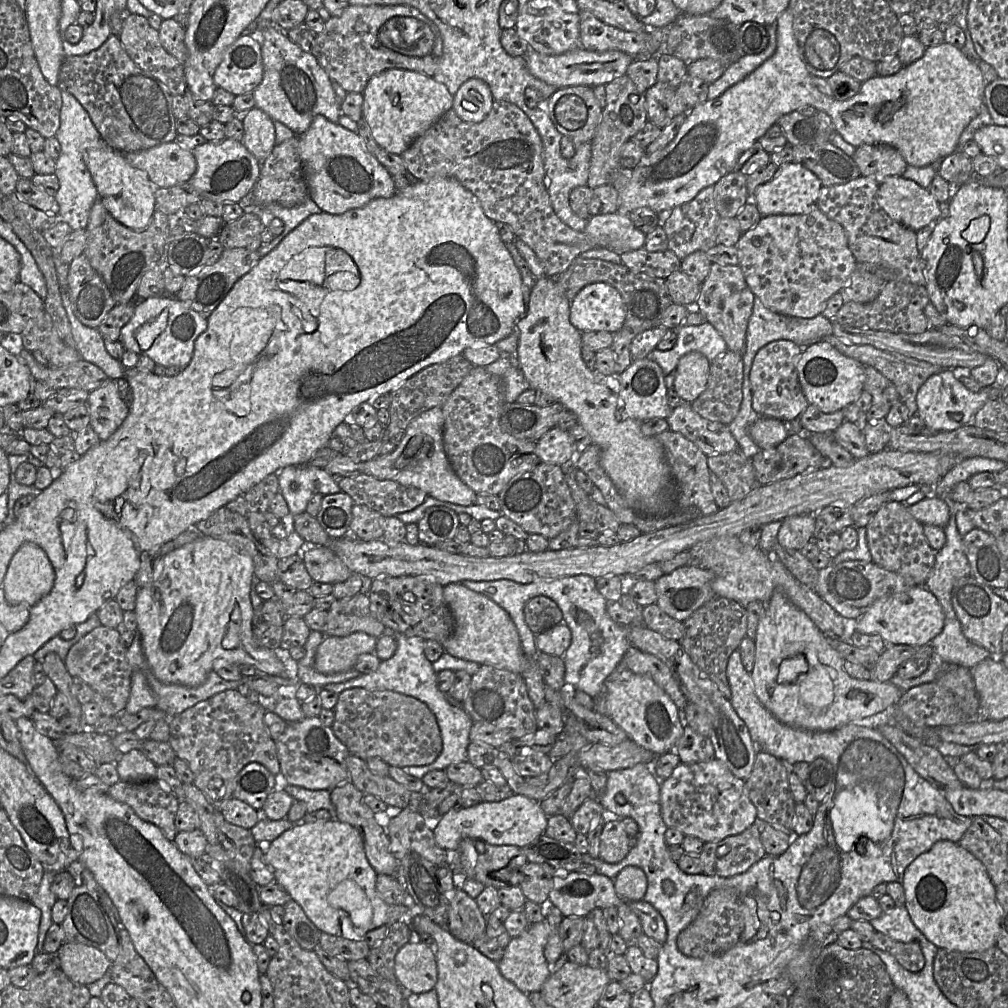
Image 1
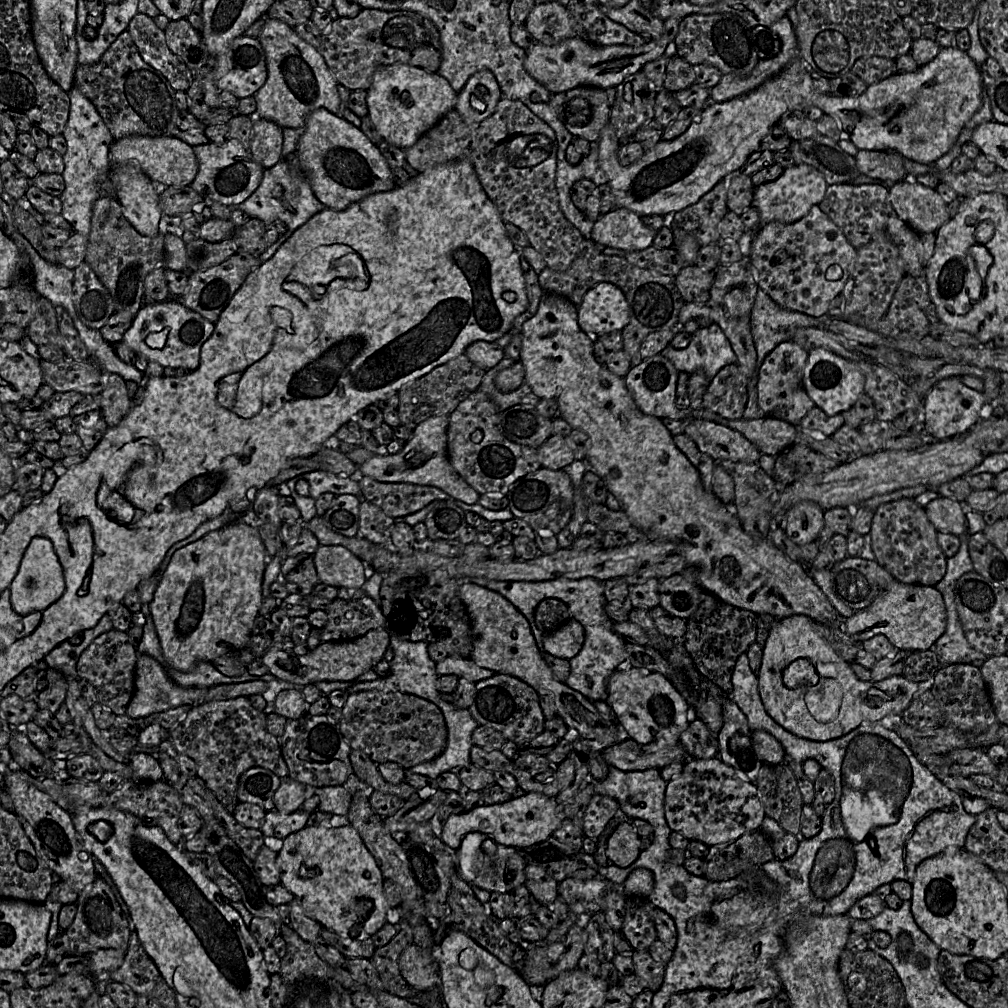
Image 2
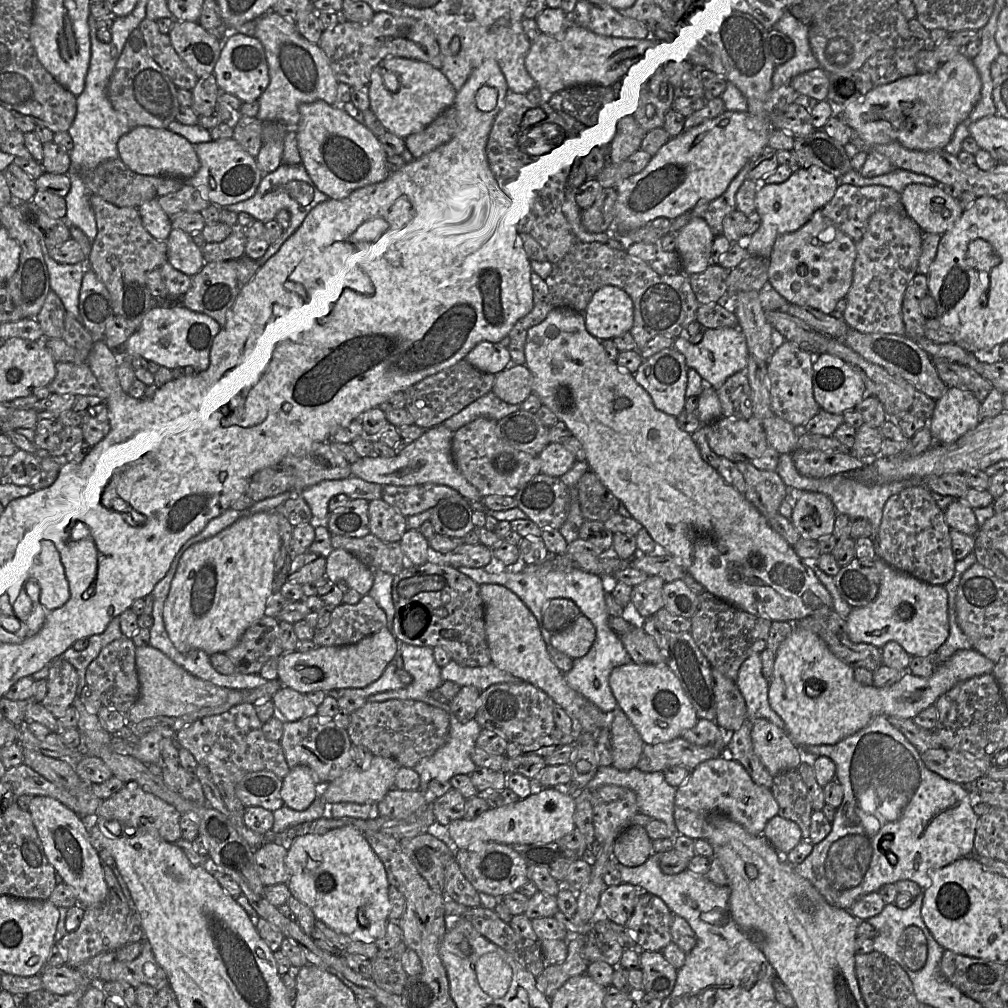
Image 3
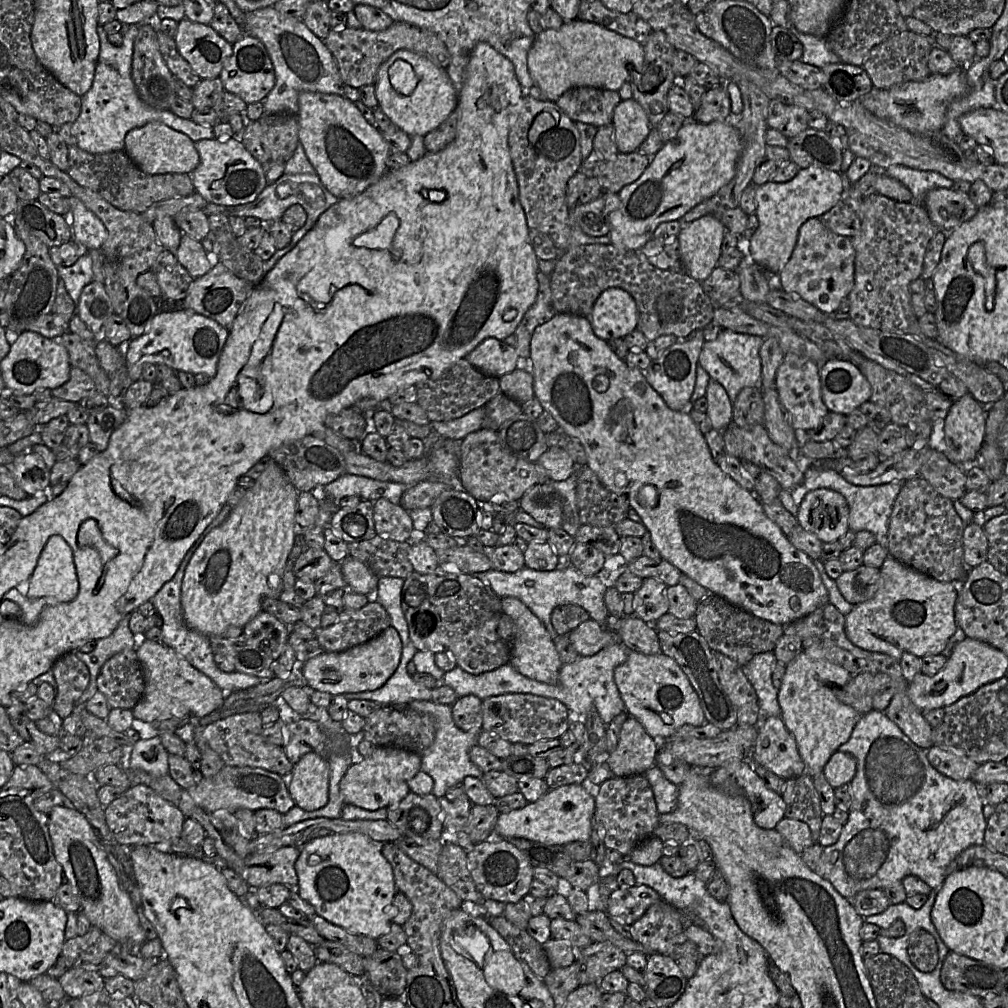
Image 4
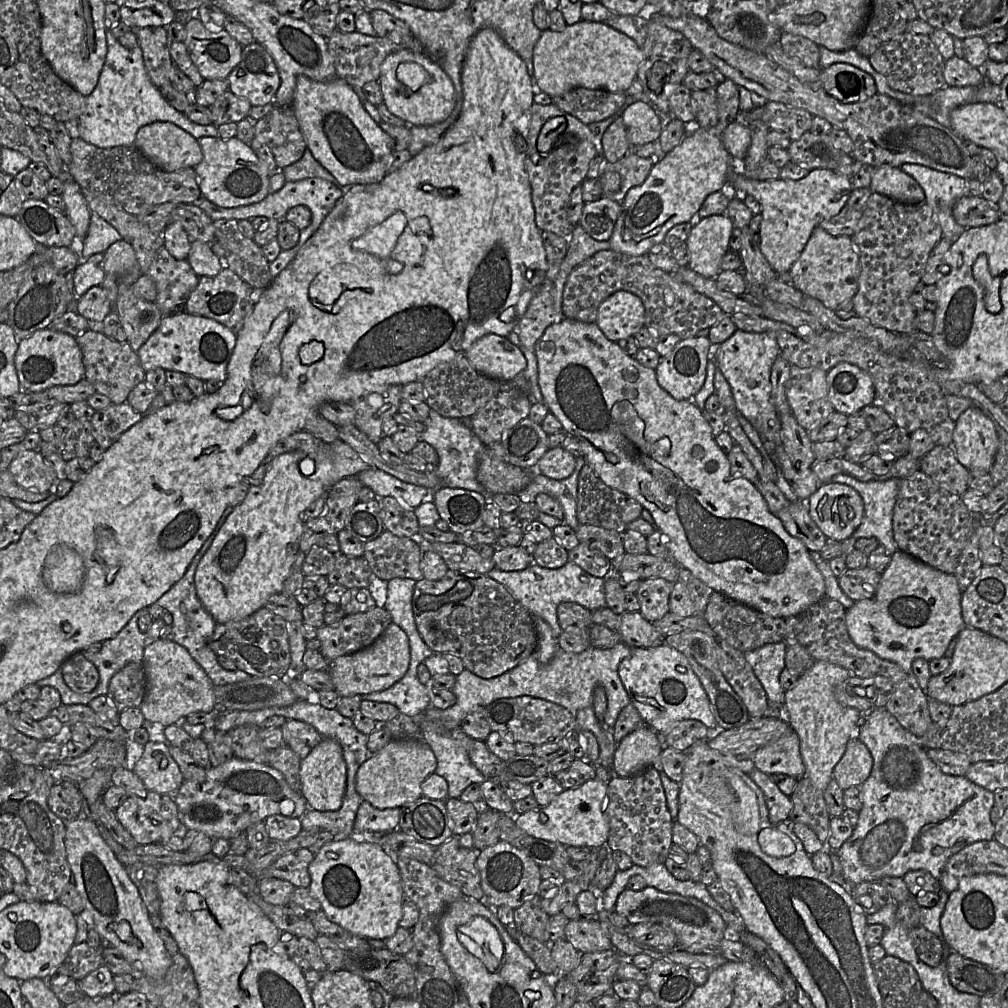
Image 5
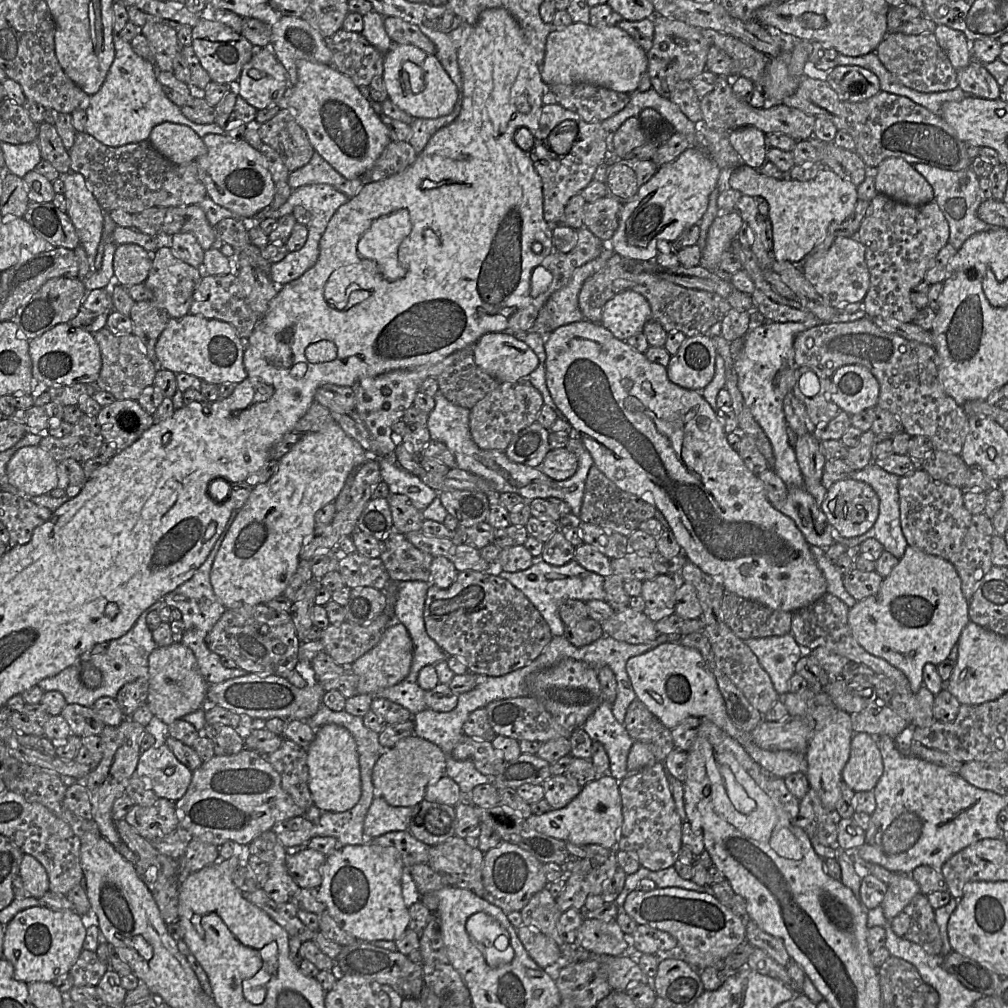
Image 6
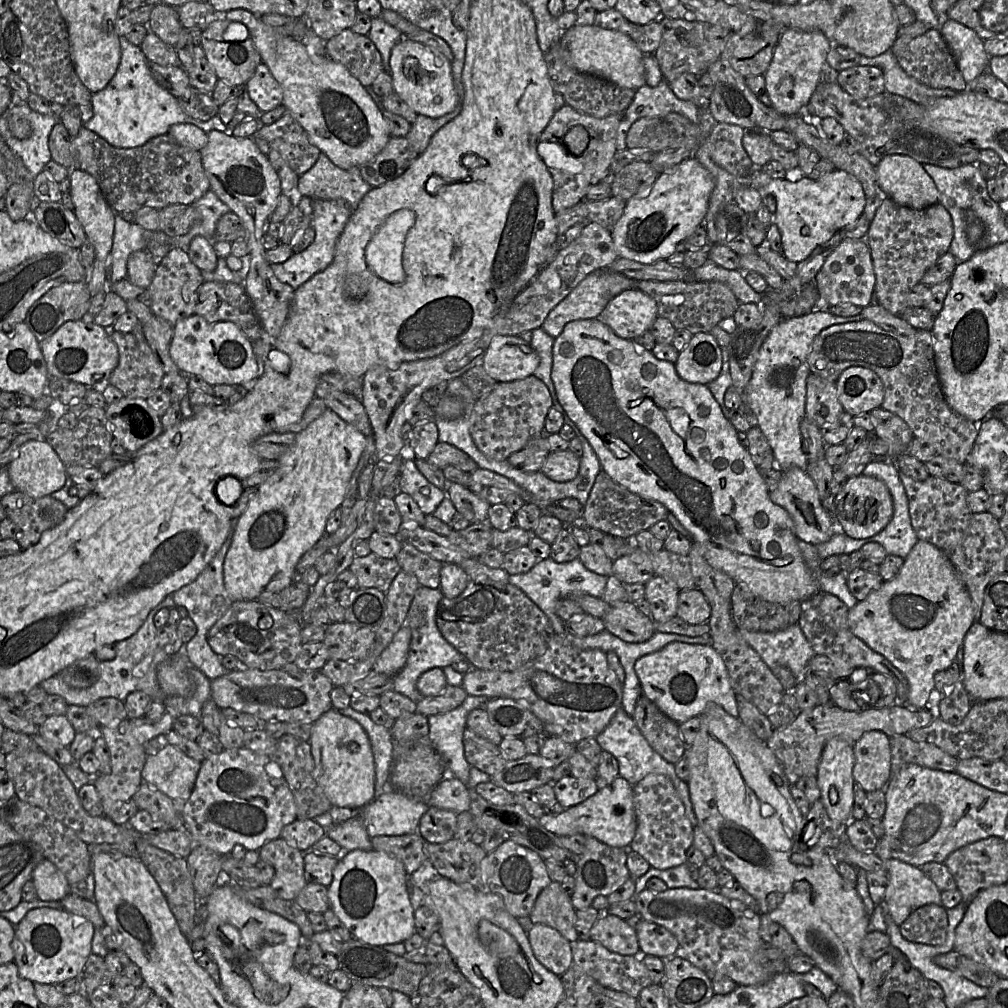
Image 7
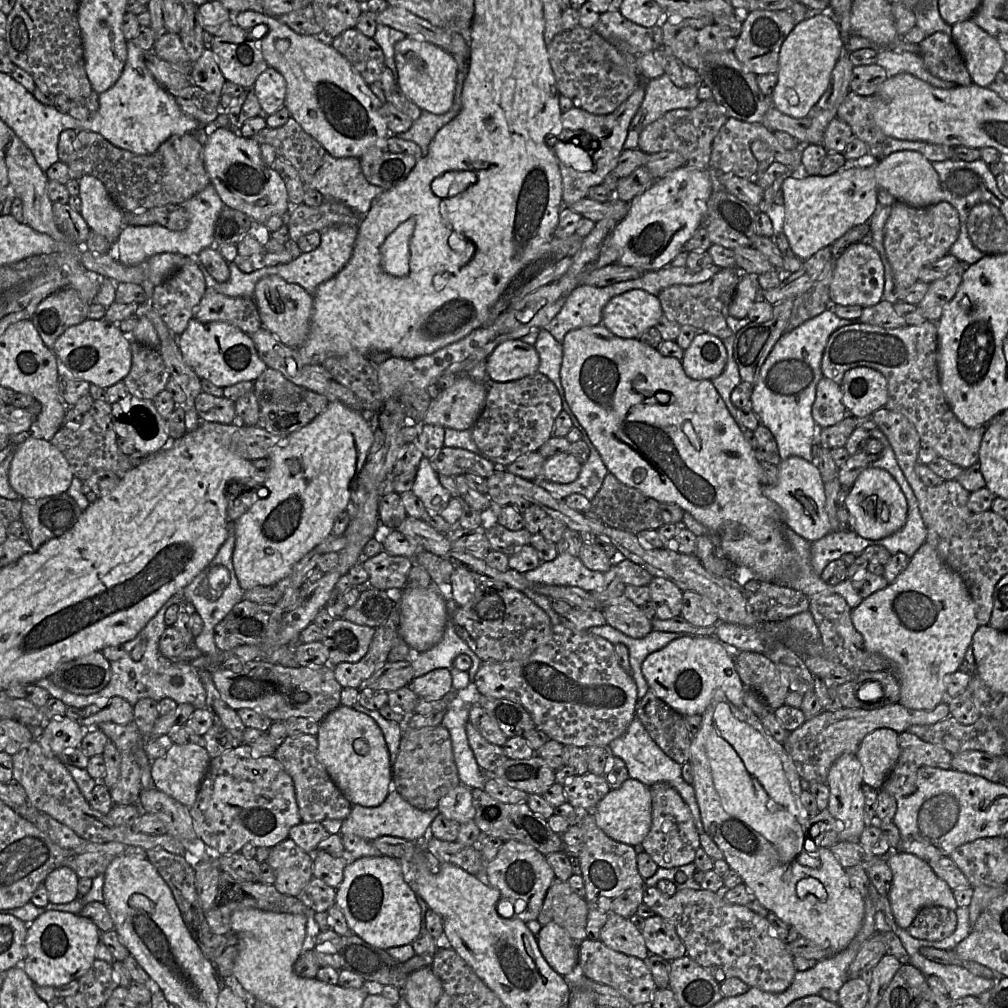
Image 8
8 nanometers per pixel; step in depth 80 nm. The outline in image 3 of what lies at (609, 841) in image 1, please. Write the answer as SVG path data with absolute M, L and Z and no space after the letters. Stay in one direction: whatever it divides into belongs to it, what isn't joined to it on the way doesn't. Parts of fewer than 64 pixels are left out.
M631 825L615 839L613 854L624 866L640 866L653 853L652 842L653 840L648 836L644 827Z

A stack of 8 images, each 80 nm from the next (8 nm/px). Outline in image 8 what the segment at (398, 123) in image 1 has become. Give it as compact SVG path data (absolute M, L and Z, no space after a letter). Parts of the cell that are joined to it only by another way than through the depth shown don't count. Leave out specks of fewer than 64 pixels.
M406 36L394 46L398 73L397 85L406 97L422 111L444 114L453 105L457 83L458 65L453 56L430 42Z

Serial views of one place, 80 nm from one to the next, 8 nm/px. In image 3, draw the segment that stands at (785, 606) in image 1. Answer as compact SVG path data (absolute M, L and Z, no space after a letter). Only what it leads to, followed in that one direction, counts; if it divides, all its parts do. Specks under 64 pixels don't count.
M794 628L792 633L779 645L773 666L773 674L769 681L769 703L771 708L781 717L785 729L797 747L836 744L858 730L867 726L878 716L914 718L922 710L935 705L937 699L955 685L975 676L991 674L995 662L977 650L963 649L956 651L930 677L915 676L908 671L901 679L890 687L862 685L854 677L854 669L838 659L827 644L814 632Z

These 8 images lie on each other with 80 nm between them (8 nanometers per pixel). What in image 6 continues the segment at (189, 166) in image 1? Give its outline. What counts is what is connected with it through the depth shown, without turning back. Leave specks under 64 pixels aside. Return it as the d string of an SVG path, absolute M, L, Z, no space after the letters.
M157 124L151 130L148 141L162 156L177 165L196 161L207 152L203 139L183 124Z

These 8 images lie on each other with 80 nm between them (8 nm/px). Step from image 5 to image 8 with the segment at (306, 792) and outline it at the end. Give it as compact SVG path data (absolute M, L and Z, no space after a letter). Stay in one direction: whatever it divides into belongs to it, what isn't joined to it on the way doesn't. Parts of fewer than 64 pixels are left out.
M340 705L320 723L316 735L318 760L352 805L376 807L392 790L392 765L381 728L370 716Z

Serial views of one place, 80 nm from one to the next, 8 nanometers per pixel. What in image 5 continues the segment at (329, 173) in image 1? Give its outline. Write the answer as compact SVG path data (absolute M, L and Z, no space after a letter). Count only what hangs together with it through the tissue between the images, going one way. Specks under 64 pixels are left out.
M299 75L290 107L297 118L307 148L335 178L339 187L347 189L375 183L386 175L392 156L391 139L367 113L348 83L338 77L328 82L318 82Z

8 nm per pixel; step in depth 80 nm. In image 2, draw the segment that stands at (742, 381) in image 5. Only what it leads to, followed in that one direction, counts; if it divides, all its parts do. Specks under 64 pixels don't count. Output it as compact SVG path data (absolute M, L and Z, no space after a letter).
M717 324L701 327L691 335L686 348L667 346L661 355L670 360L679 372L703 372L709 380L725 366L737 364L729 340Z

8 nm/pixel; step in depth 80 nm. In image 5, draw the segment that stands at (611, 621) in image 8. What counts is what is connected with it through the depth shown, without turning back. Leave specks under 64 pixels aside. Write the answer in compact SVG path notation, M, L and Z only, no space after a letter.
M625 611L620 615L621 624L618 634L622 642L630 647L649 648L664 643L663 634L646 620L641 613Z

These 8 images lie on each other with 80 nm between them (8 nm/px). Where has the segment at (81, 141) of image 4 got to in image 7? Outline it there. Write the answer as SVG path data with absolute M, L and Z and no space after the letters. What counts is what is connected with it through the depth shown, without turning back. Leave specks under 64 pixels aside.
M119 36L121 58L113 78L107 86L91 96L92 118L84 127L95 132L109 144L119 148L134 148L148 140L168 133L174 124L187 123L199 127L208 133L218 130L225 133L227 126L216 115L208 121L199 121L186 114L178 99L163 89L153 78L149 62L140 49L124 36Z

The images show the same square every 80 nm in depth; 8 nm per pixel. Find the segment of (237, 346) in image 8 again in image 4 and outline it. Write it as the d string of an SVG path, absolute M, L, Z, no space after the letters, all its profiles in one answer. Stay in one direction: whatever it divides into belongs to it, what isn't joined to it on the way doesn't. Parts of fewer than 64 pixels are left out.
M186 309L159 311L152 319L146 332L130 340L125 346L125 366L133 382L141 379L145 364L166 365L175 372L205 374L212 378L217 375L229 330L212 318Z

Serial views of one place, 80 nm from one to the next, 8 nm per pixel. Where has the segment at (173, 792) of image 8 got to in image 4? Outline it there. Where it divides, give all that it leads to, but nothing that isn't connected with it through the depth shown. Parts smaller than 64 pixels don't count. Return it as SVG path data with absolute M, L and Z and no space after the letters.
M160 735L140 739L133 744L130 769L142 770L153 776L169 775L169 753L164 748Z

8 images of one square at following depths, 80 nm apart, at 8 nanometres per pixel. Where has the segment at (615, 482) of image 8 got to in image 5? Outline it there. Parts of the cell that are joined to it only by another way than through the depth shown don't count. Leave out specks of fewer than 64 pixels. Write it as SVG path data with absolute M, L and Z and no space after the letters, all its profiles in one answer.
M589 464L583 466L577 487L577 517L580 524L599 526L623 534L630 522L641 518L643 509L635 499L607 486Z

